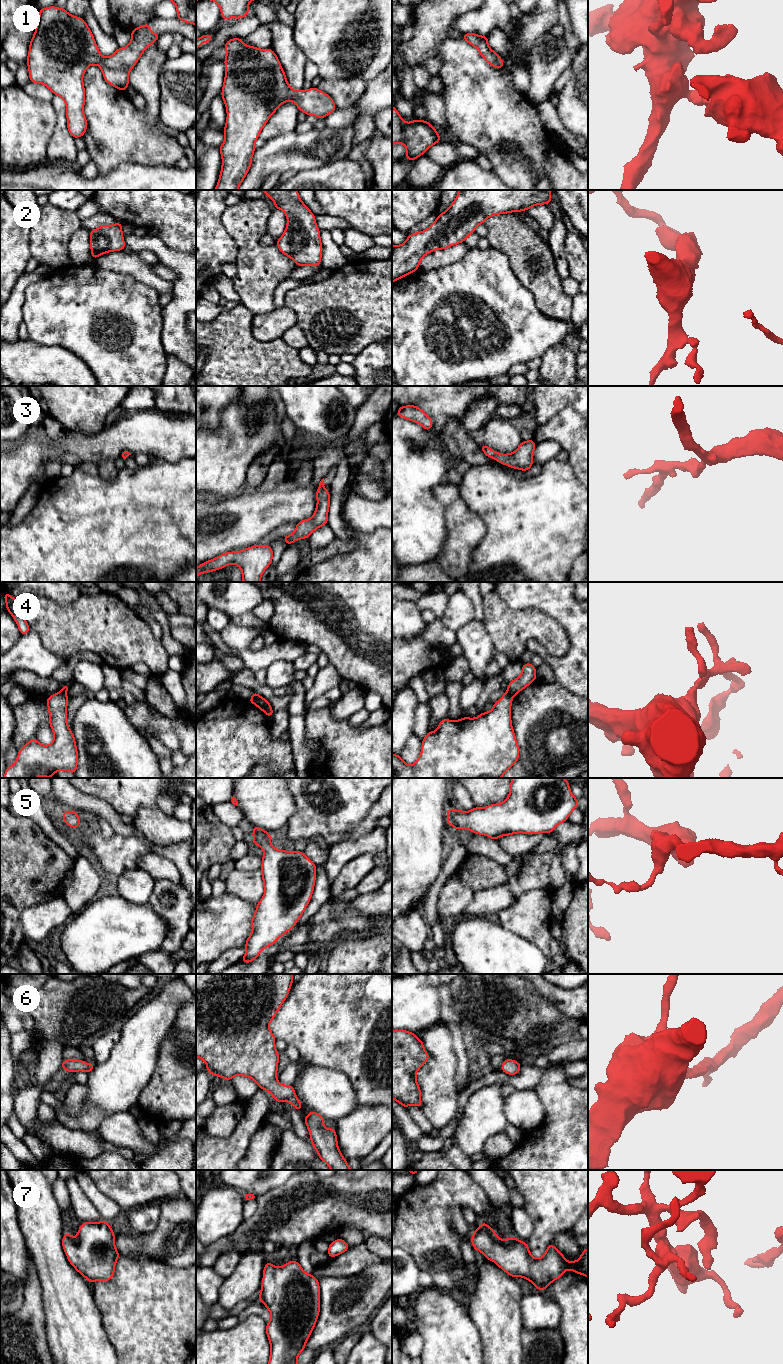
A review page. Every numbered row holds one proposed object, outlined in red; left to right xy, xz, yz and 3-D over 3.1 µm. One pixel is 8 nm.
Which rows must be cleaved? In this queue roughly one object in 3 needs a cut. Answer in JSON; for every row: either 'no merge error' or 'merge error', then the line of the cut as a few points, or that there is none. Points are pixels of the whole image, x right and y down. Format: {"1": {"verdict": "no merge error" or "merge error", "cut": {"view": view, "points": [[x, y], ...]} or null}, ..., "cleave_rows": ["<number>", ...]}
{"1": {"verdict": "no merge error", "cut": null}, "2": {"verdict": "no merge error", "cut": null}, "3": {"verdict": "no merge error", "cut": null}, "4": {"verdict": "merge error", "cut": {"view": "xz", "points": [[261, 697], [253, 703]]}}, "5": {"verdict": "no merge error", "cut": null}, "6": {"verdict": "no merge error", "cut": null}, "7": {"verdict": "no merge error", "cut": null}, "cleave_rows": ["4"]}

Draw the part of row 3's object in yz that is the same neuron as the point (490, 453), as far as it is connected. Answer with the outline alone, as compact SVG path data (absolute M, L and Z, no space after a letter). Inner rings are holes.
M529 439L528 441L522 441L516 451L509 454L495 452L485 444L481 445L480 449L487 457L493 458L499 463L513 469L520 469L525 472L534 464L533 453L535 447L536 443L533 441L533 439Z

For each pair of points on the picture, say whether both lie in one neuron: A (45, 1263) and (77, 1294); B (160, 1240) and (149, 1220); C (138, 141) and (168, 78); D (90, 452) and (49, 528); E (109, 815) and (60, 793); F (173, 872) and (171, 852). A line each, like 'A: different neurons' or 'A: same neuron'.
A: same neuron
B: different neurons
C: different neurons
D: different neurons
E: same neuron
F: different neurons

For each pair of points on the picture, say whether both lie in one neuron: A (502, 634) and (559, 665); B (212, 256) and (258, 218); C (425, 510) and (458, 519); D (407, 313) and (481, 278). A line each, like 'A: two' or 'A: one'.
A: two
B: two
C: two
D: one

